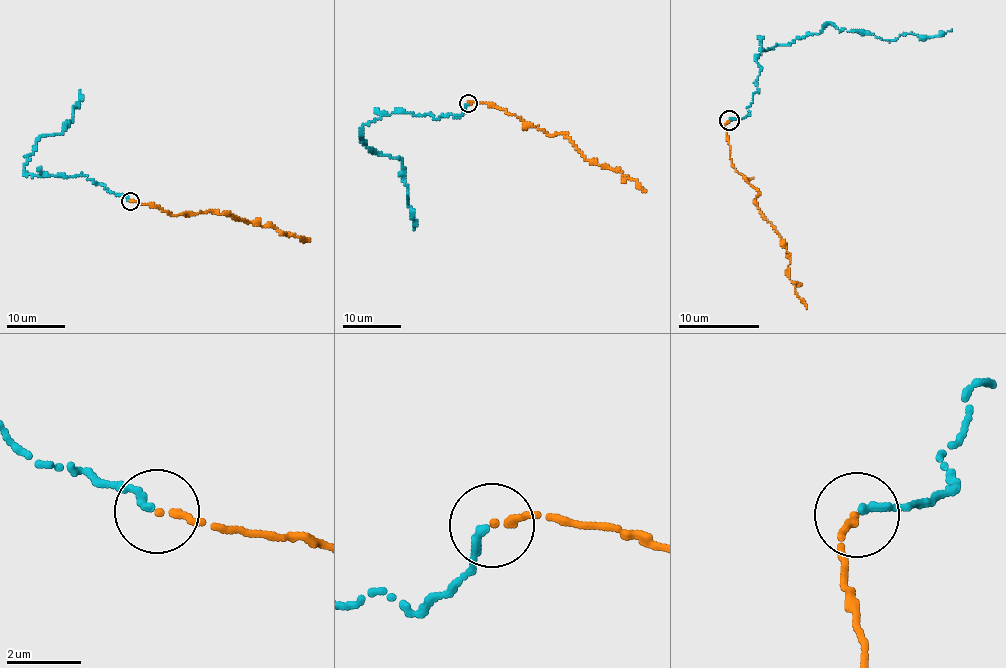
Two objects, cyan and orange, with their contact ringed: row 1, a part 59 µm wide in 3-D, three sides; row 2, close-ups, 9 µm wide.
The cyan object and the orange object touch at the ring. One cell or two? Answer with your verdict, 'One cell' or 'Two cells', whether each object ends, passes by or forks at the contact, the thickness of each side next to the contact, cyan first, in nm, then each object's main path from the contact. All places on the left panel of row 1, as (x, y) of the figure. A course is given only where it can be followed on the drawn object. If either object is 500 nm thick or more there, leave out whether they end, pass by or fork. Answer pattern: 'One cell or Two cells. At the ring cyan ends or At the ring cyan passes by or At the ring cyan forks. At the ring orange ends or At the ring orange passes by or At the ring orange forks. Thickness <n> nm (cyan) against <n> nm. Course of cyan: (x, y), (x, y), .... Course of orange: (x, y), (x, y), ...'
One cell. At the ring cyan ends. At the ring orange ends. Thickness 240 nm (cyan) against 190 nm. Course of cyan: (129, 201), (85, 175), (25, 175), (23, 165), (41, 136), (60, 133), (67, 121), (71, 122), (80, 90). Course of orange: (131, 201), (154, 204), (180, 215), (210, 211), (227, 213), (250, 222), (273, 226), (283, 233), (310, 241)

